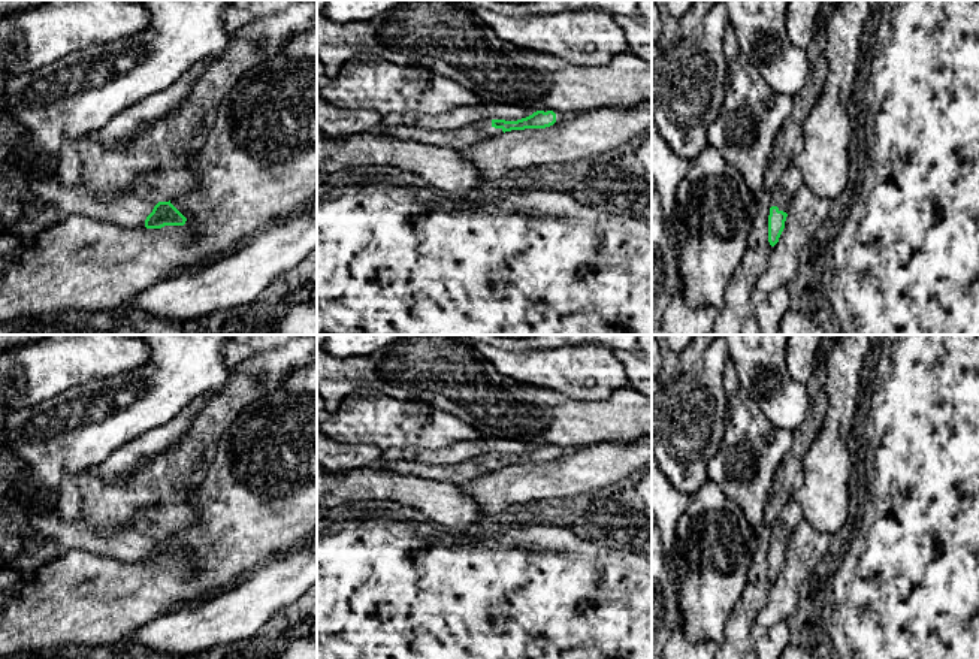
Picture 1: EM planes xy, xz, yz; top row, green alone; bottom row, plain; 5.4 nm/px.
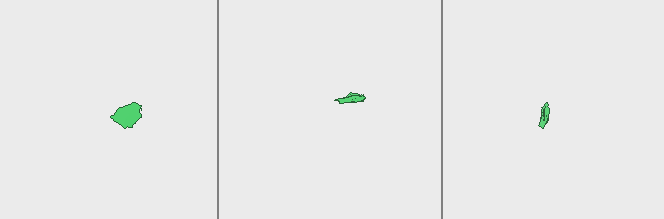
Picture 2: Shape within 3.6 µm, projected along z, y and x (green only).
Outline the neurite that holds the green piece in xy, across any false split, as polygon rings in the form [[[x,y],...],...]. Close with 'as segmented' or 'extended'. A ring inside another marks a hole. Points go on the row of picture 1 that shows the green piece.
[[[0,109],[0,157],[15,157],[22,161],[21,170],[28,187],[36,194],[40,205],[61,206],[66,215],[79,214],[105,221],[112,221],[127,229],[161,229],[164,226],[184,226],[187,218],[170,203],[170,200],[182,193],[191,193],[197,187],[196,176],[185,167],[173,167],[169,170],[154,170],[142,175],[127,190],[114,199],[94,196],[84,184],[76,182],[64,187],[58,179],[57,169],[51,175],[40,172],[40,163],[33,160],[24,149],[25,129]]] | extended

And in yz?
[[[791,164],[782,173],[771,197],[771,208],[768,215],[768,242],[771,247],[774,247],[779,242],[779,238],[785,229],[788,206],[801,185],[801,173],[797,170],[794,164]]] | extended

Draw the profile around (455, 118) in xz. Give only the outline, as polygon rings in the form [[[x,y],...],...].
[[[480,103],[477,106],[457,106],[441,114],[408,112],[390,114],[383,118],[384,126],[420,127],[424,130],[457,130],[483,120],[517,121],[535,111],[511,105]]]

